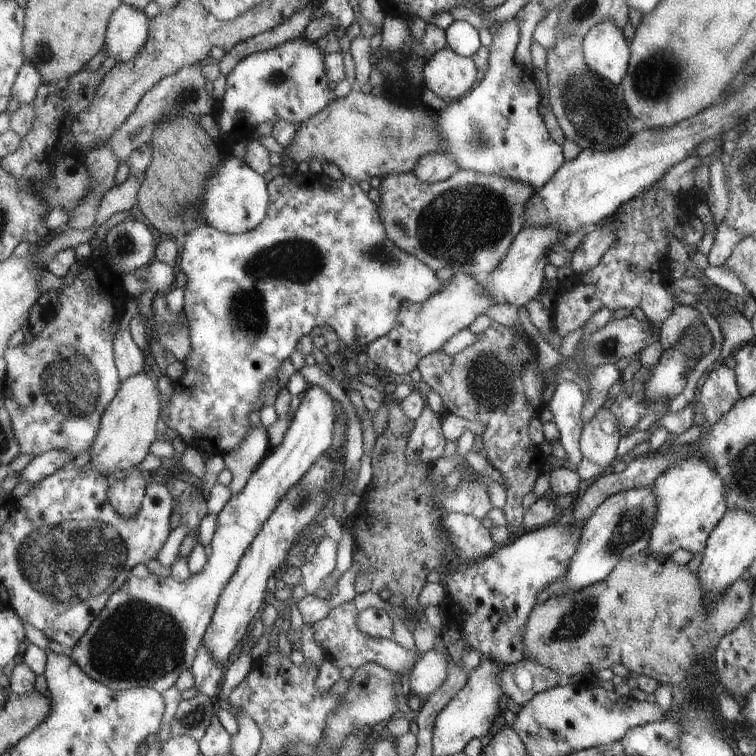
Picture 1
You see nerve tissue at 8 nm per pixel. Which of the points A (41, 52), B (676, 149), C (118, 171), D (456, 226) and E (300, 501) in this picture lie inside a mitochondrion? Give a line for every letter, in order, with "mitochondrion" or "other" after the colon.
A: mitochondrion
B: other
C: other
D: mitochondrion
E: mitochondrion

